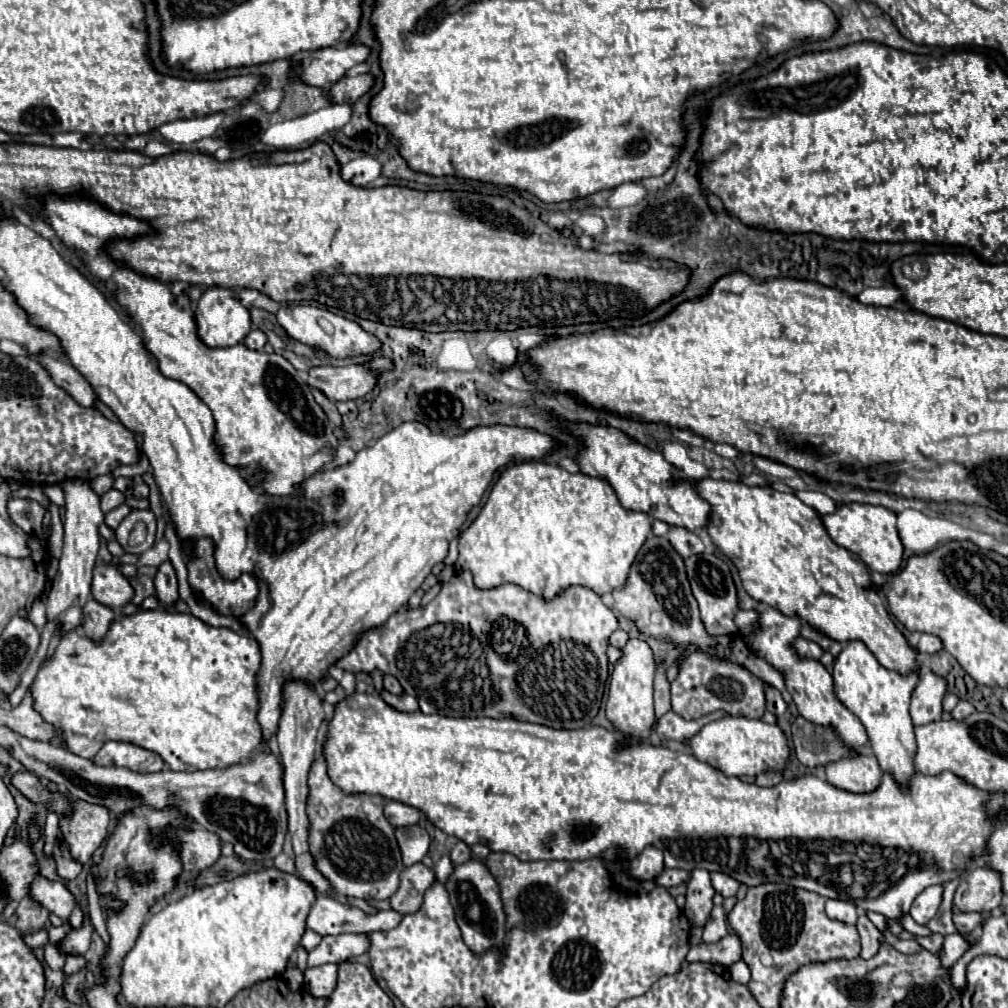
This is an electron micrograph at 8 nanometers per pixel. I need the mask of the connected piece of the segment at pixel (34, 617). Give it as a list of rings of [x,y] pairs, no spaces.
[[[37,599],[29,611],[29,621],[37,627],[37,629],[43,629],[45,627],[45,603],[43,599]]]

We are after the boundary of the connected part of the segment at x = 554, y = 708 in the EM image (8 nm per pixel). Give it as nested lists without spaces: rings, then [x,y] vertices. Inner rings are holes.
[[[459,571],[451,581],[443,583],[431,603],[397,611],[387,623],[363,635],[337,665],[351,673],[373,673],[377,669],[383,675],[393,675],[403,685],[403,691],[419,701],[423,713],[491,719],[503,715],[553,729],[581,729],[589,727],[599,711],[609,677],[605,649],[617,625],[615,613],[587,587],[567,587],[547,601],[513,583],[481,591],[469,571]]]

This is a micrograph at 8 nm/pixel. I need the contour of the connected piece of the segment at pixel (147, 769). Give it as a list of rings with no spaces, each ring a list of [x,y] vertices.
[[[107,741],[93,757],[93,763],[101,763],[103,767],[129,767],[135,773],[157,773],[165,765],[157,753],[121,741]]]

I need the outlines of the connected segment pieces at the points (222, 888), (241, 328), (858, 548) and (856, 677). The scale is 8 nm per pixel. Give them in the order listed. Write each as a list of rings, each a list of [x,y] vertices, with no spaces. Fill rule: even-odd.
[[[289,841],[273,865],[277,869],[269,867],[263,871],[249,871],[239,877],[223,879],[215,885],[197,889],[151,915],[141,927],[135,947],[123,961],[121,993],[125,1001],[133,1007],[225,1007],[225,1003],[229,1003],[241,989],[281,975],[287,969],[293,951],[301,943],[305,919],[317,899],[317,893],[313,885],[305,883],[305,879],[291,875],[297,873],[297,869]]]
[[[209,287],[209,289],[205,289],[201,293],[201,297],[199,297],[199,301],[197,301],[195,317],[197,317],[199,337],[209,347],[231,347],[231,345],[237,345],[251,331],[249,309],[241,305],[241,301],[235,297],[233,289],[225,289],[225,287]]]
[[[845,503],[841,505],[835,513],[831,515],[823,515],[821,517],[825,529],[829,531],[831,539],[849,549],[851,553],[859,555],[861,561],[879,573],[895,573],[901,567],[903,561],[903,547],[901,547],[901,539],[897,535],[897,515],[885,507],[879,505],[861,505],[861,503]]]
[[[849,641],[843,651],[835,657],[833,665],[835,693],[839,701],[859,717],[863,723],[873,753],[883,771],[891,773],[897,783],[907,785],[915,773],[913,755],[915,755],[915,733],[909,717],[911,693],[919,681],[919,673],[911,671],[907,675],[885,669],[875,655],[861,641]]]

